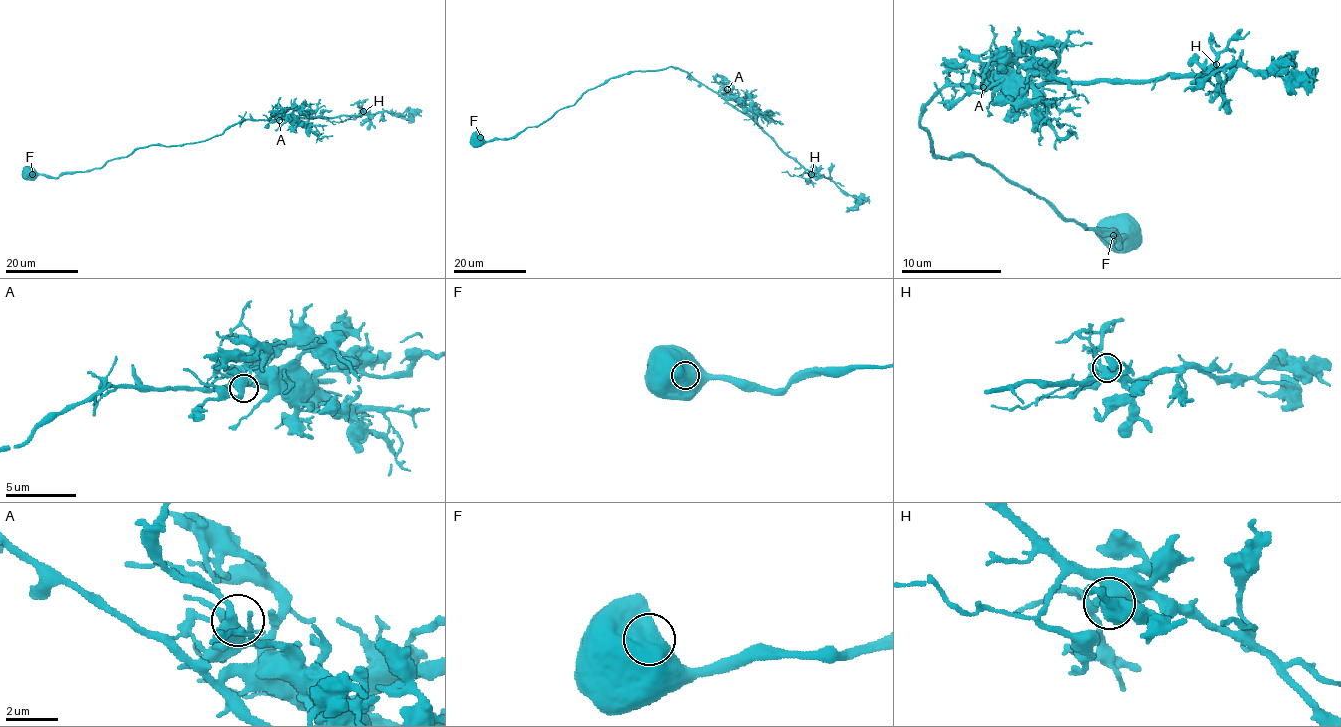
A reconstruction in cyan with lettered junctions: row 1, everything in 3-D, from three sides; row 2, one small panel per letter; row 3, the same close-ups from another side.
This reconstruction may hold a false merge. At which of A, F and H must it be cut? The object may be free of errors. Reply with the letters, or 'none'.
none

